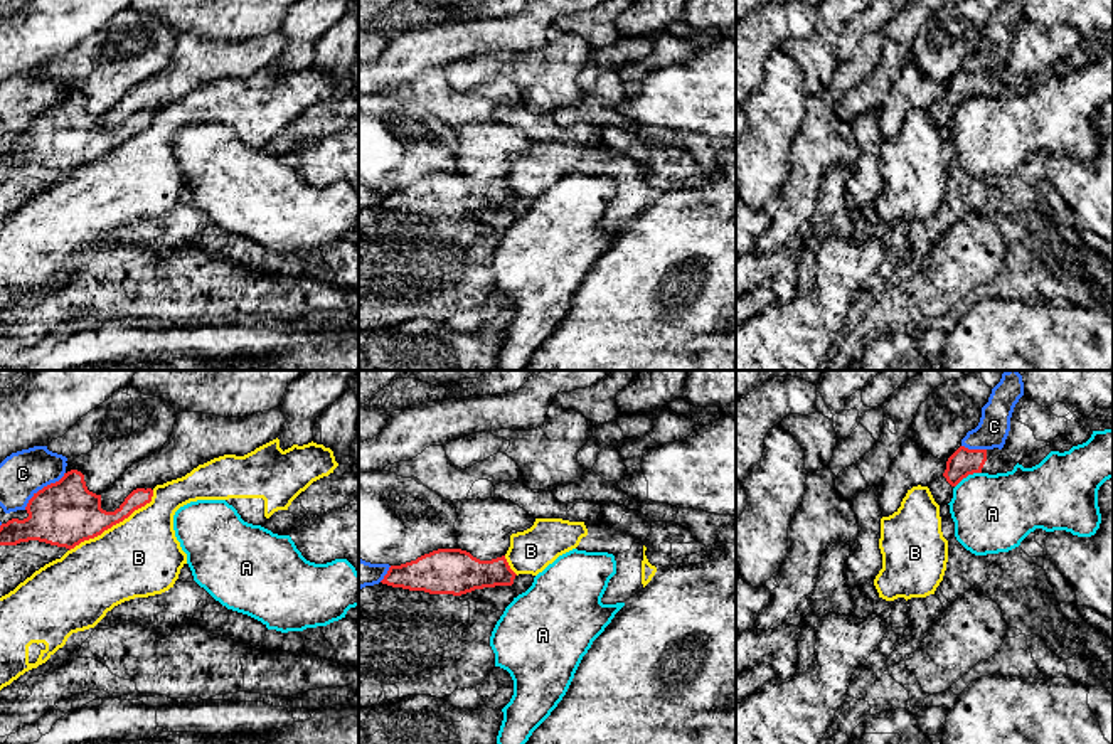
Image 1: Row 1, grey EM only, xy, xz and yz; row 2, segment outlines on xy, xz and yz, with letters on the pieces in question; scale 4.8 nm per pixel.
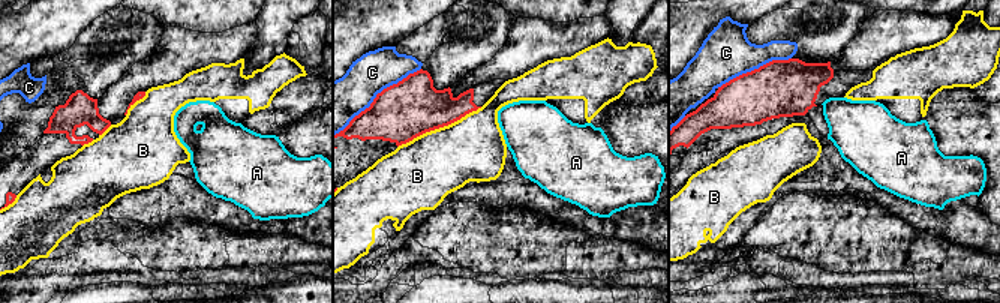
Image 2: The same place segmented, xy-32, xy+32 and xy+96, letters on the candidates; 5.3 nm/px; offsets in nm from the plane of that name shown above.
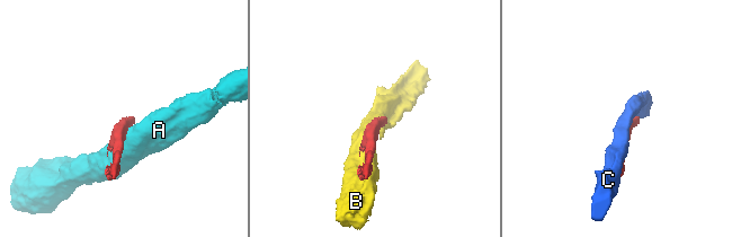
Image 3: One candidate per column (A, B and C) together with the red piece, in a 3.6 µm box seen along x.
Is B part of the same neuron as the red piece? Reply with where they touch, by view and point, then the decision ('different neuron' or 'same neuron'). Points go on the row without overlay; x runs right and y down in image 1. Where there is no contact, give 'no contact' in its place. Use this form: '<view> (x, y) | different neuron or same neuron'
xy (115, 147) | different neuron

